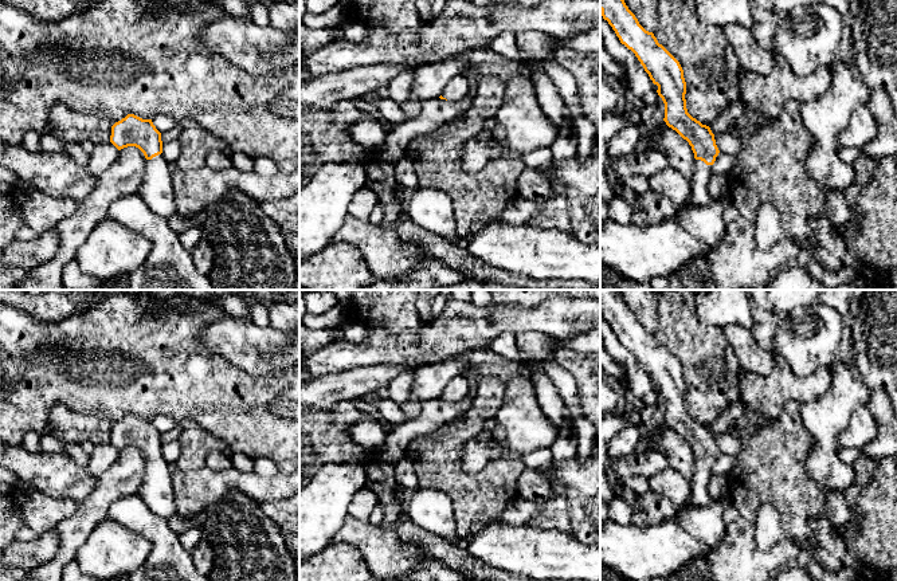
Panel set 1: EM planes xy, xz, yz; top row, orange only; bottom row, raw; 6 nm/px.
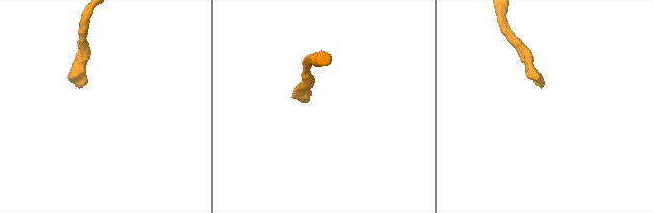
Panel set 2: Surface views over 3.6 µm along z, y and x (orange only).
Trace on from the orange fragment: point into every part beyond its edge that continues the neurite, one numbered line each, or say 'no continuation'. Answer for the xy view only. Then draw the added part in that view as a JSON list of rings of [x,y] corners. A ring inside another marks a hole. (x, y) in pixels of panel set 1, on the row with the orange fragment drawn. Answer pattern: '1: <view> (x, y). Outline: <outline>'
1: xy (156, 189). Outline: [[[162,153],[146,160],[145,174],[138,193],[153,213],[169,219],[176,212],[169,162]]]

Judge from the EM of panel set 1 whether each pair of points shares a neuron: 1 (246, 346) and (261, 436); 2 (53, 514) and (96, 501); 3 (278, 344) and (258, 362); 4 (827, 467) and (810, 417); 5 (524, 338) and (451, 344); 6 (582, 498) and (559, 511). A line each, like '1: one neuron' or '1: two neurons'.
1: two neurons
2: two neurons
3: one neuron
4: one neuron
5: two neurons
6: two neurons

